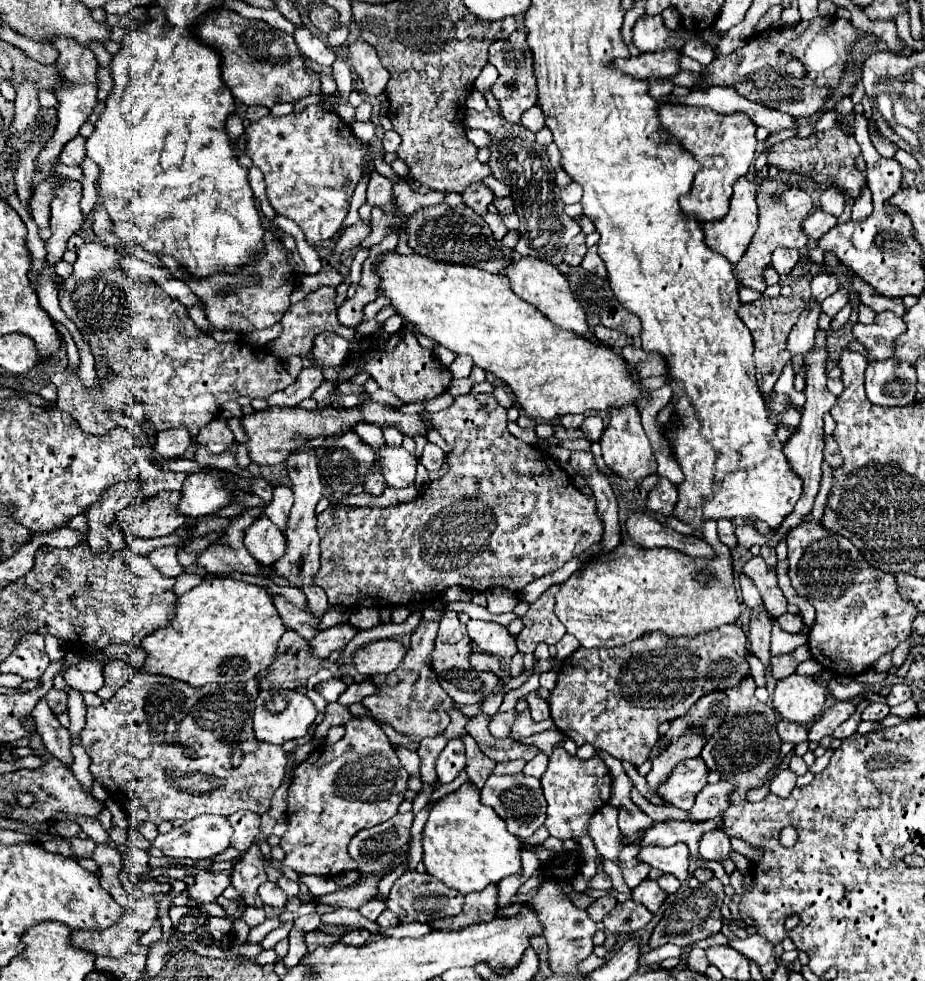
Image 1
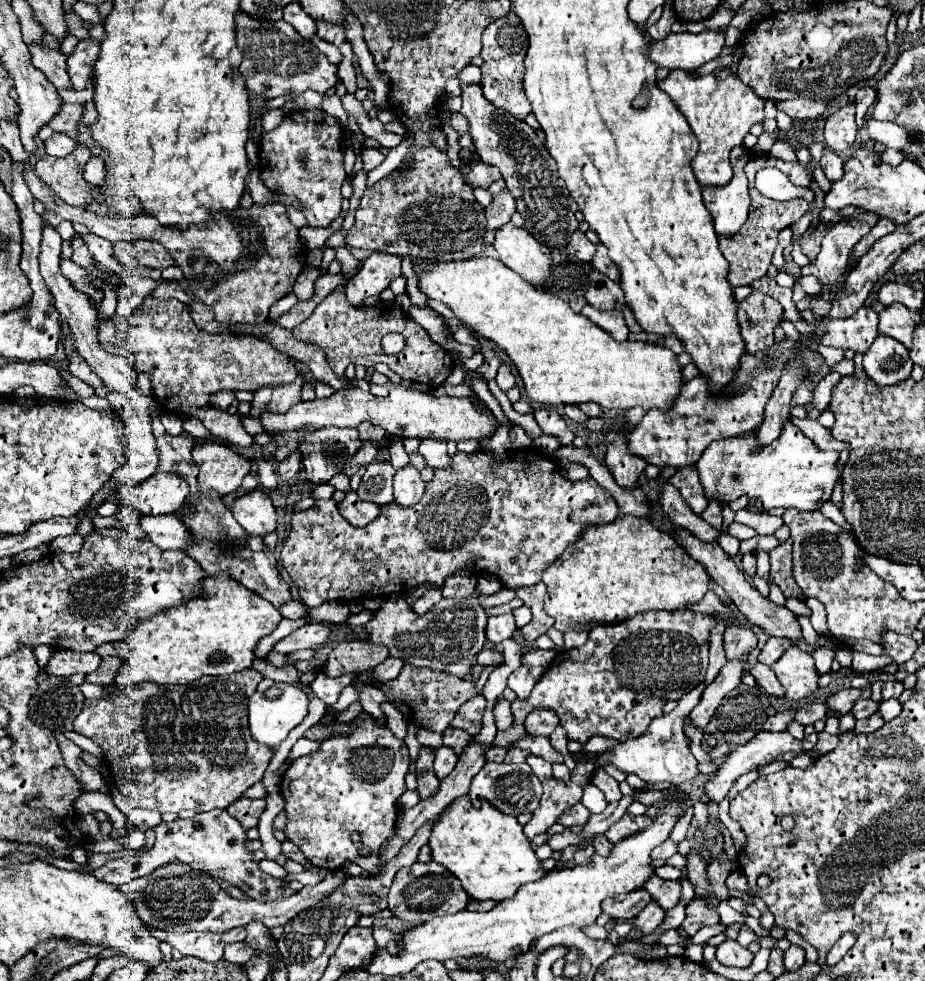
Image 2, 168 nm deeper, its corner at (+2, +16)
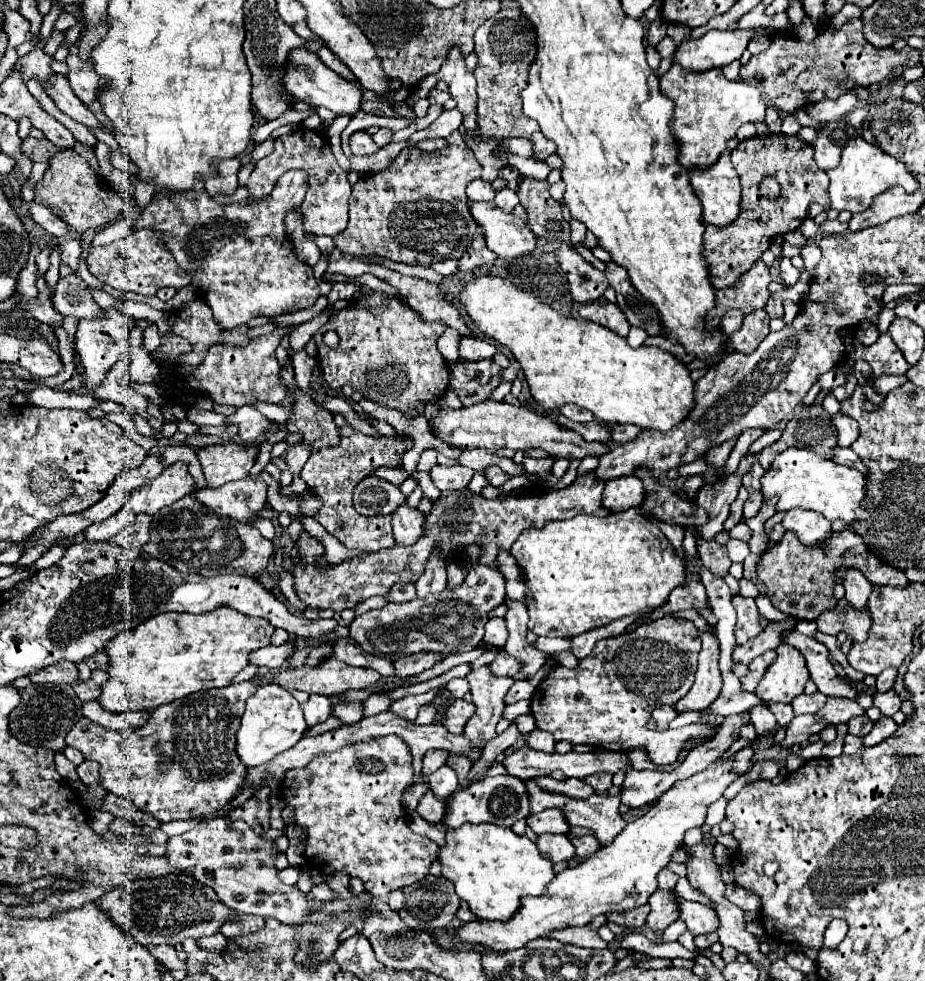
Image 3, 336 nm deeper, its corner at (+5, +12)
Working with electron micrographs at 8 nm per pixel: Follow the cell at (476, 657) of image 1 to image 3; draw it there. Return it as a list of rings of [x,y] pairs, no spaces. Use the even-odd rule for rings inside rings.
[[[500,654],[494,662],[488,664],[490,672],[496,674],[496,676],[514,676],[518,670],[520,670],[520,662],[508,654]]]

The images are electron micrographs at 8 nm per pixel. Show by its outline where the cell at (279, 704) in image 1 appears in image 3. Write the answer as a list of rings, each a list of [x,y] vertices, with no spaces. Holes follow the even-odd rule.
[[[276,684],[260,686],[256,690],[256,694],[246,700],[246,710],[242,714],[240,728],[236,732],[238,756],[248,768],[270,762],[276,754],[284,752],[286,748],[292,748],[304,736],[306,728],[308,728],[308,724],[304,720],[302,708],[288,690],[284,690]]]

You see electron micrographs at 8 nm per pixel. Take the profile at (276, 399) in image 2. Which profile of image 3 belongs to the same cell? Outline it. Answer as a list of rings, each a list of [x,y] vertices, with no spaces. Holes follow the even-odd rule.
[[[250,404],[240,406],[236,410],[236,414],[228,416],[226,424],[232,424],[232,422],[240,426],[238,436],[242,442],[254,442],[254,440],[258,440],[258,436],[262,436],[270,428],[270,420]]]

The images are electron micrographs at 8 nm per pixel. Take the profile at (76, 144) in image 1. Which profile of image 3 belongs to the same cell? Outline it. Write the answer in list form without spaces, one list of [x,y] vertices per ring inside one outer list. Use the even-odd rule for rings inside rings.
[[[26,138],[24,142],[22,142],[22,150],[34,160],[34,162],[48,162],[56,152],[58,152],[58,148],[56,148],[56,144],[52,144],[50,140],[36,140],[36,138]]]

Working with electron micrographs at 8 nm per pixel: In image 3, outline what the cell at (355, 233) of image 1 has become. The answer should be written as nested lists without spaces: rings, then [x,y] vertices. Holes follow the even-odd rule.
[[[460,132],[446,140],[448,146],[434,152],[404,148],[390,168],[362,176],[352,186],[350,222],[344,232],[334,236],[334,244],[342,254],[378,254],[394,262],[420,266],[462,258],[476,232],[464,188],[470,180],[480,178],[482,170]]]

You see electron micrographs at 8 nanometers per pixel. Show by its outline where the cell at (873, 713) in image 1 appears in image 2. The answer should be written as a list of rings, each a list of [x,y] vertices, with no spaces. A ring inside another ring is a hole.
[[[859,700],[859,702],[853,706],[851,714],[853,714],[857,720],[863,720],[863,718],[869,718],[871,714],[875,714],[877,708],[879,708],[879,704],[873,702],[873,700]]]

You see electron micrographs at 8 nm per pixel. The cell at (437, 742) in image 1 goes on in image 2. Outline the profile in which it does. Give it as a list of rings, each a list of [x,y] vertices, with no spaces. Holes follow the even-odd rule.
[[[421,748],[415,768],[417,768],[417,792],[419,792],[419,796],[421,798],[433,796],[433,792],[437,792],[439,780],[433,772],[433,750],[431,748]]]

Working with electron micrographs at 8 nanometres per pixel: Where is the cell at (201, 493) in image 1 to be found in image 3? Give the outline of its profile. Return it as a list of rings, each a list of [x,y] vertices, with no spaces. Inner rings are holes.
[[[236,442],[212,444],[198,450],[198,460],[208,488],[224,486],[232,480],[242,480],[254,466],[254,448],[244,448]]]

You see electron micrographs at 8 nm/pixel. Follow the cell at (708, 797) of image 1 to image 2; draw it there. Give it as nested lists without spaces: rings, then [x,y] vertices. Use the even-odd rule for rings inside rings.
[[[761,732],[753,740],[749,740],[749,744],[737,748],[727,758],[727,762],[705,786],[705,792],[711,800],[721,802],[739,776],[771,764],[777,756],[785,752],[799,752],[799,750],[801,750],[801,740],[793,738],[789,732],[779,732],[779,734]]]

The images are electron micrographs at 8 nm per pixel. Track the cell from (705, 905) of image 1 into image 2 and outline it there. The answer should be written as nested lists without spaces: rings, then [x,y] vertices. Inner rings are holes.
[[[695,898],[689,902],[687,906],[687,918],[683,922],[683,928],[687,934],[697,934],[703,926],[711,926],[711,924],[719,924],[719,914],[711,908],[707,908],[705,900]]]

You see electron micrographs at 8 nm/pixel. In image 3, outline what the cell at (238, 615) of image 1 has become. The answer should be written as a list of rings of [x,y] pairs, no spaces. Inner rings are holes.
[[[226,606],[206,614],[178,614],[178,612],[156,614],[138,628],[122,632],[114,640],[110,640],[110,644],[106,644],[106,654],[110,656],[108,668],[110,678],[102,684],[102,694],[98,696],[98,700],[110,712],[132,712],[132,710],[150,710],[156,708],[158,704],[166,704],[192,692],[228,686],[232,678],[248,664],[250,652],[268,646],[272,634],[274,626],[268,620],[246,616]]]

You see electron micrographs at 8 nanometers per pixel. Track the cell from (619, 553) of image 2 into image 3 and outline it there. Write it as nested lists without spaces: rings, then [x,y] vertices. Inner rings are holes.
[[[634,508],[626,510],[626,512],[618,512],[618,514],[610,514],[606,518],[600,518],[600,516],[586,516],[586,514],[578,514],[570,520],[556,520],[556,522],[550,522],[546,524],[542,530],[526,530],[512,546],[512,556],[516,558],[516,562],[524,568],[524,574],[526,574],[526,592],[534,598],[532,604],[528,604],[528,614],[530,614],[530,622],[528,622],[528,628],[538,634],[538,636],[578,636],[578,634],[584,634],[588,630],[594,630],[594,628],[600,628],[600,626],[606,626],[610,624],[612,620],[618,620],[618,618],[624,618],[624,616],[632,616],[640,610],[646,610],[646,608],[660,608],[670,592],[678,586],[684,586],[686,584],[686,564],[682,562],[682,558],[676,554],[676,550],[672,548],[672,544],[668,542],[668,538],[660,532],[660,528],[656,524],[652,524],[648,518],[640,516]]]

